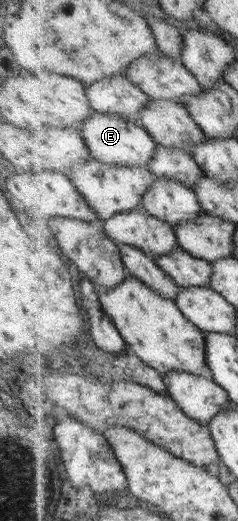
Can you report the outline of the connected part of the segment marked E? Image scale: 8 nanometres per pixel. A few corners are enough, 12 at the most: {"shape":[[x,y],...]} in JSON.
{"shape":[[97,110],[82,134],[92,157],[148,166],[160,146],[138,121]]}

